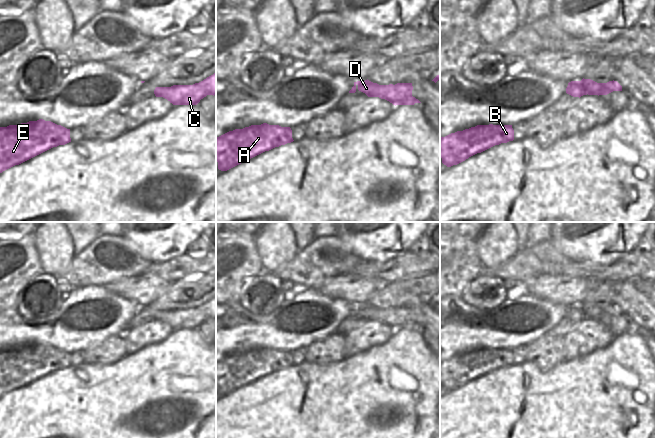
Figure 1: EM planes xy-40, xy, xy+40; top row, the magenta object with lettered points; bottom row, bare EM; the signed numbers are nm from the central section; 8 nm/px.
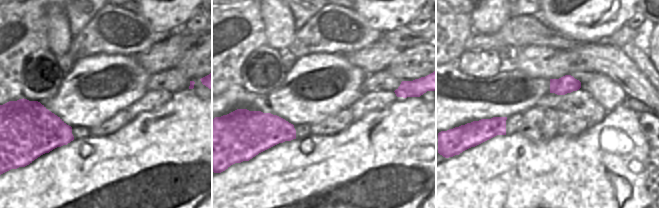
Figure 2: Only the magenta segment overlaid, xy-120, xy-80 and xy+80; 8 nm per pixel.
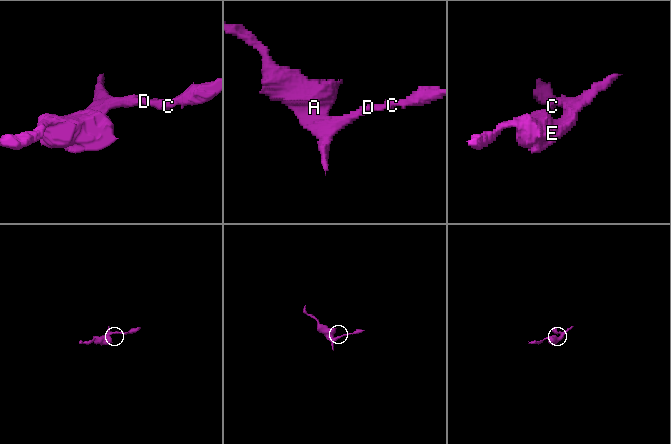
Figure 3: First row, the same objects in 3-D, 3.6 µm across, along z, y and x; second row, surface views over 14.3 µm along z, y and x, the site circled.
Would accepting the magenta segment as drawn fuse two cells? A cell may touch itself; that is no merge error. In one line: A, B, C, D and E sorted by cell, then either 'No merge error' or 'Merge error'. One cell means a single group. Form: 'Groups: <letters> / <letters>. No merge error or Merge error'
Groups: A B C D E. No merge error

